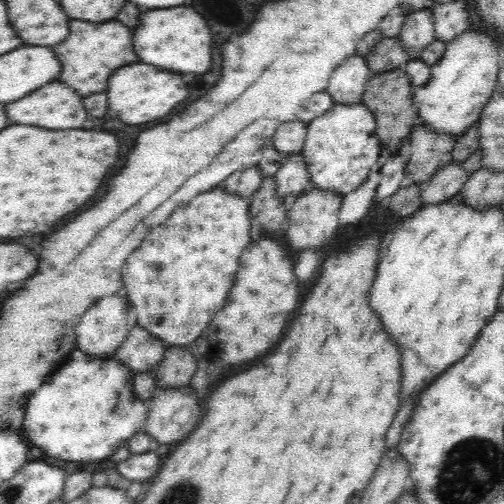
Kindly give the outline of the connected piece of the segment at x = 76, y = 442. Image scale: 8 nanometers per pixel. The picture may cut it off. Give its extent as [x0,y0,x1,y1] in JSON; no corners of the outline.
[22,348,149,463]

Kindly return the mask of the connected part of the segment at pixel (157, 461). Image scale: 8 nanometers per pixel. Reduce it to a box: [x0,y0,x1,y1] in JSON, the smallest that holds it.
[118,451,164,483]

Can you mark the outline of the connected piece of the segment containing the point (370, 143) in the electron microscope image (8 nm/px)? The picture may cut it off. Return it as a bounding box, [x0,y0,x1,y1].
[302,102,381,196]

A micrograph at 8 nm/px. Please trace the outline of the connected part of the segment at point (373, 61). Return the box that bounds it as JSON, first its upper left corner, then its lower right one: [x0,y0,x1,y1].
[365,37,413,74]

